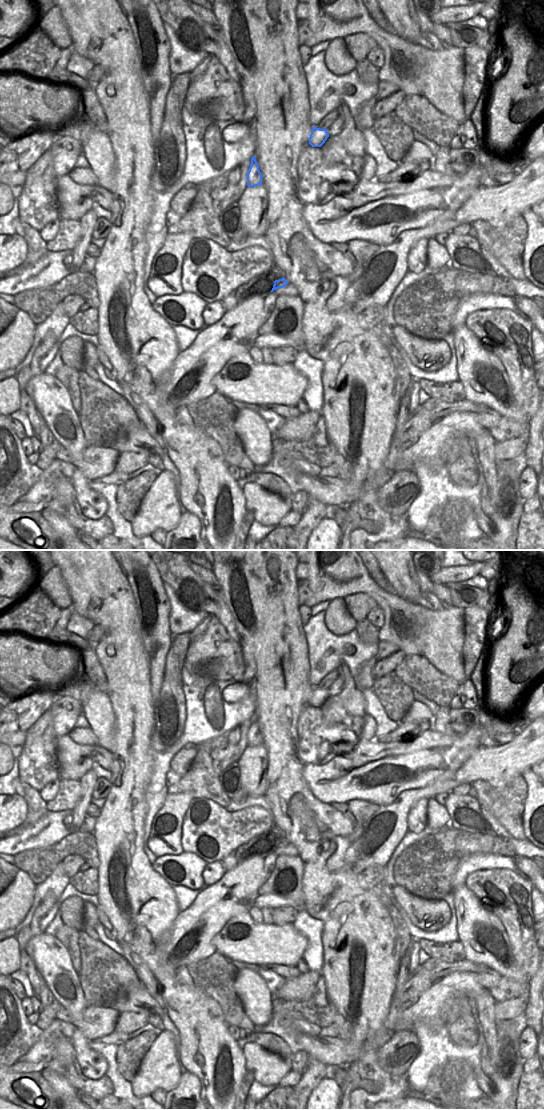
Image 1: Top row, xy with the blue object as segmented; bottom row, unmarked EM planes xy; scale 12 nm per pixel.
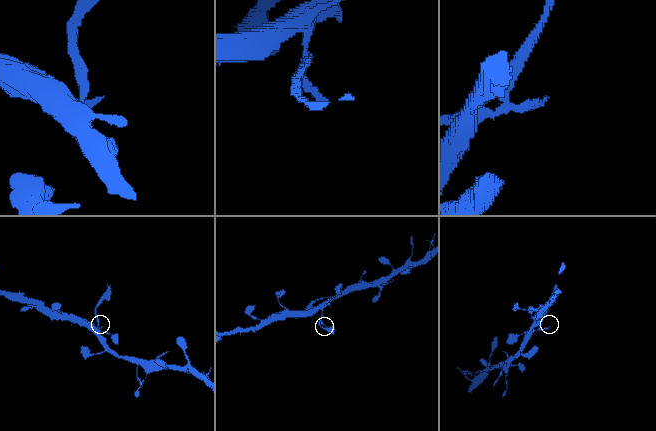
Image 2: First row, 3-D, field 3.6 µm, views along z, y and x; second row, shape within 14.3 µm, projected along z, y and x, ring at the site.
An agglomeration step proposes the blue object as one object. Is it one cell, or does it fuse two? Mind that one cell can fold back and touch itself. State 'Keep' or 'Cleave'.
Cleave.

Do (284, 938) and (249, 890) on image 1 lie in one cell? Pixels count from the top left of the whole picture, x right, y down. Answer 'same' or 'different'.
different

